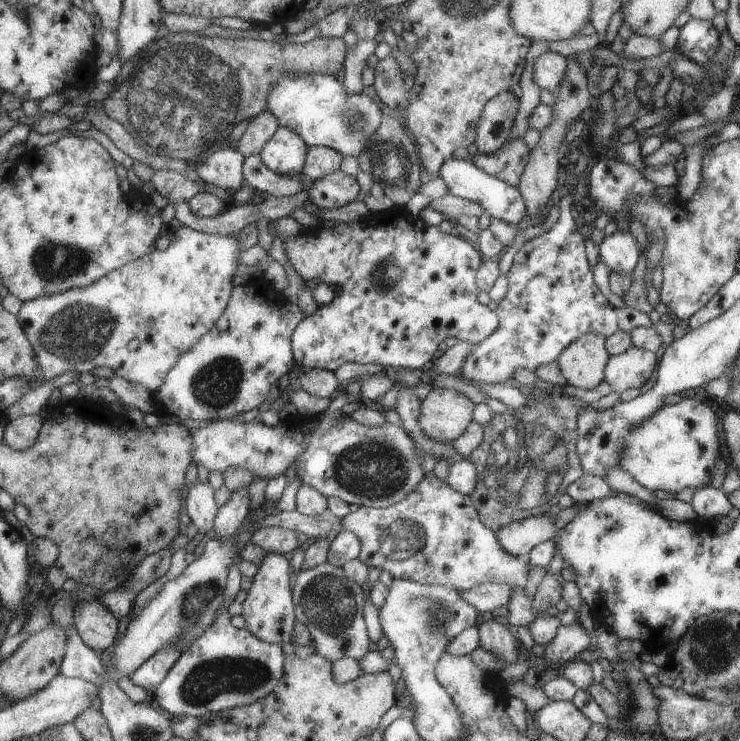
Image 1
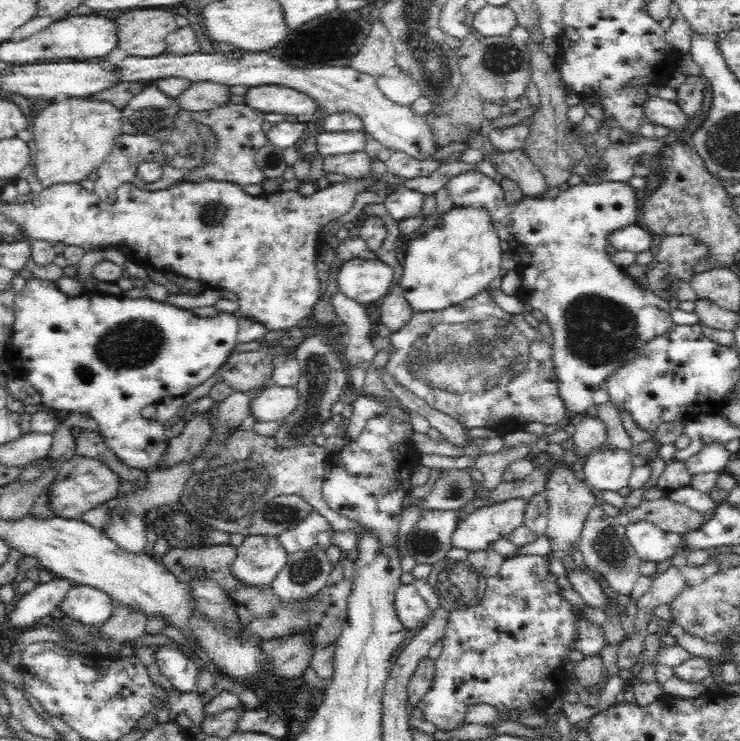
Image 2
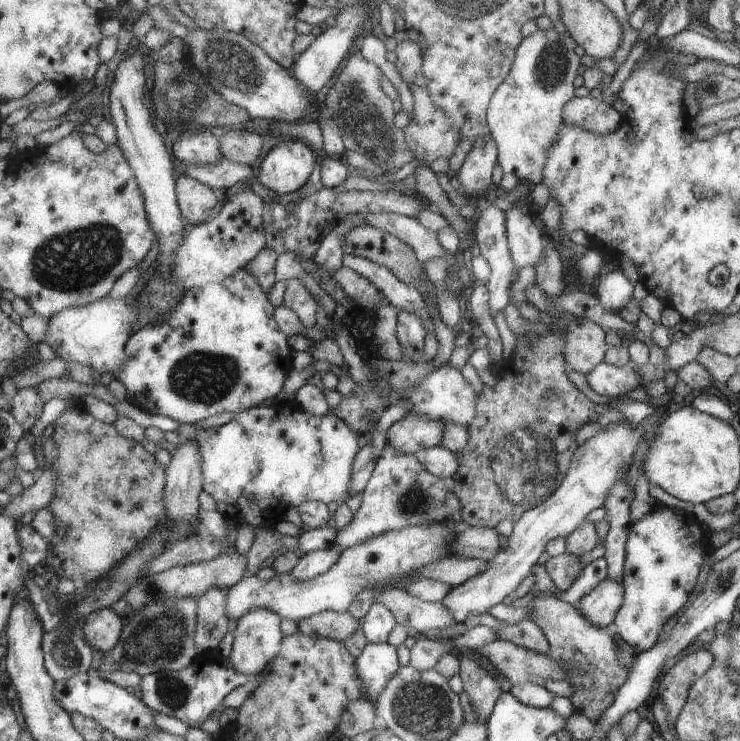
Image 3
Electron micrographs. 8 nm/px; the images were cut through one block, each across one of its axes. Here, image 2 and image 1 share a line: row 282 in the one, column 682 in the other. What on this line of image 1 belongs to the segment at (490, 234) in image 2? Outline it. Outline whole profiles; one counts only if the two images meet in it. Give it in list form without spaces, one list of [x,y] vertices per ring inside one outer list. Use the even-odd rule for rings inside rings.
[[[690,394],[683,395],[682,401],[676,404],[662,405],[648,421],[641,422],[638,429],[629,434],[620,466],[646,488],[676,494],[686,487],[698,490],[712,480],[713,470],[720,460],[718,416],[706,404],[698,404],[694,410],[694,402],[696,397]]]

